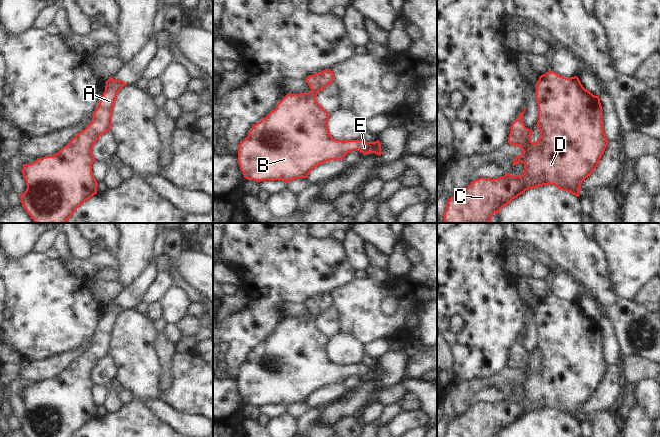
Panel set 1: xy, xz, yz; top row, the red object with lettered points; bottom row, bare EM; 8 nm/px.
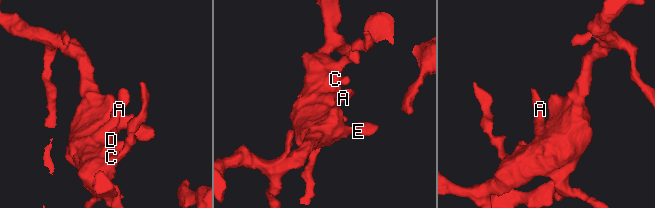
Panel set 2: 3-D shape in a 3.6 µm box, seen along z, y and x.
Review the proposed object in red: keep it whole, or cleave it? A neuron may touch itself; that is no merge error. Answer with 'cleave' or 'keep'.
keep

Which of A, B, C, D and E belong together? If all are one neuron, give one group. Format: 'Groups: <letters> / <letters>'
Groups: A B C D E

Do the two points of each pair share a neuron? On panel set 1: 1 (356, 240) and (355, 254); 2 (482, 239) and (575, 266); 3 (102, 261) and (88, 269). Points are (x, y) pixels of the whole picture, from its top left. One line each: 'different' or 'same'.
1: same
2: different
3: same

